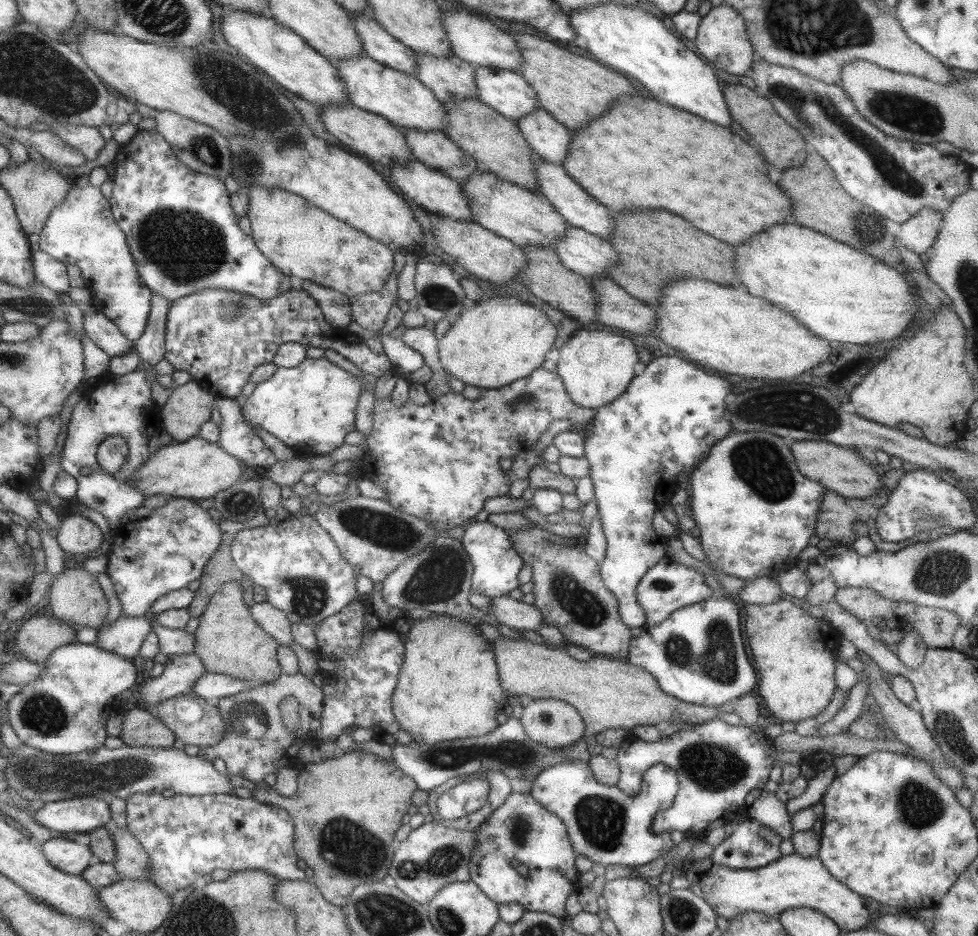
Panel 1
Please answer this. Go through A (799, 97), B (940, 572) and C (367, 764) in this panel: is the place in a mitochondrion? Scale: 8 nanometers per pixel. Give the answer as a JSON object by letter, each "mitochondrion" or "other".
{"A":"mitochondrion","B":"mitochondrion","C":"other"}

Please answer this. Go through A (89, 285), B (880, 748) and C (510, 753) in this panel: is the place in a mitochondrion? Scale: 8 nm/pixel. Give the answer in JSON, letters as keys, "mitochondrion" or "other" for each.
{"A":"other","B":"other","C":"mitochondrion"}

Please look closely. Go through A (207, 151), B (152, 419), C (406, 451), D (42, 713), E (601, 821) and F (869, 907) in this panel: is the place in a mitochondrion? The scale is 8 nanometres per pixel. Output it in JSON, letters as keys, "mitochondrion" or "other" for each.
{"A":"mitochondrion","B":"other","C":"other","D":"mitochondrion","E":"mitochondrion","F":"other"}

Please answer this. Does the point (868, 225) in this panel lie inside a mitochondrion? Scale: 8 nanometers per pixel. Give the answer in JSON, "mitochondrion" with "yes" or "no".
{"mitochondrion":"yes"}

